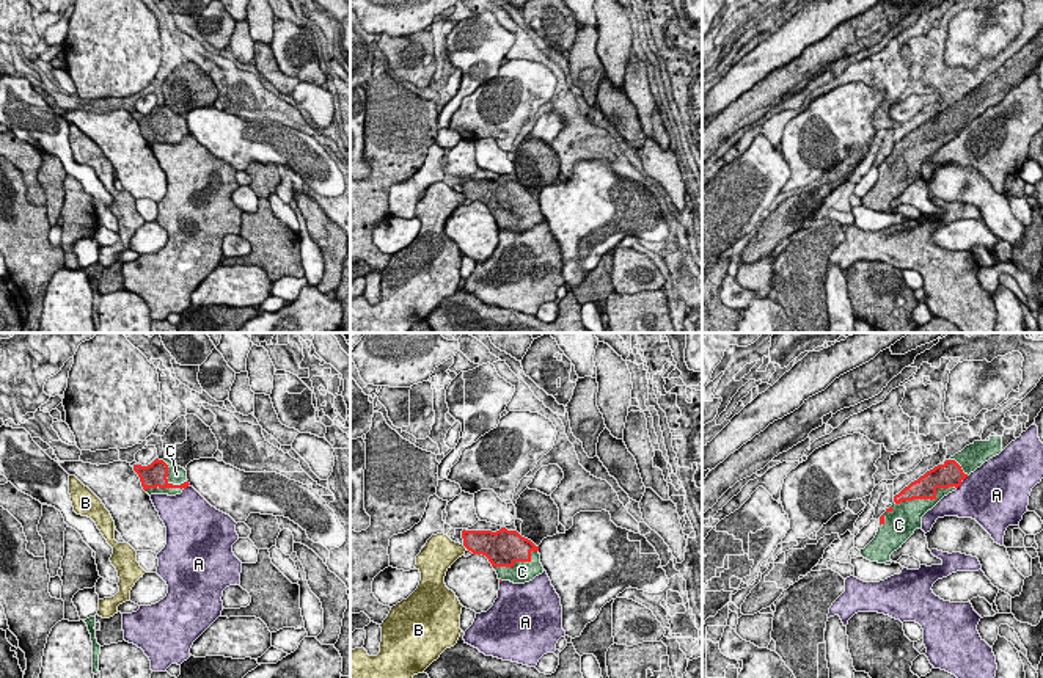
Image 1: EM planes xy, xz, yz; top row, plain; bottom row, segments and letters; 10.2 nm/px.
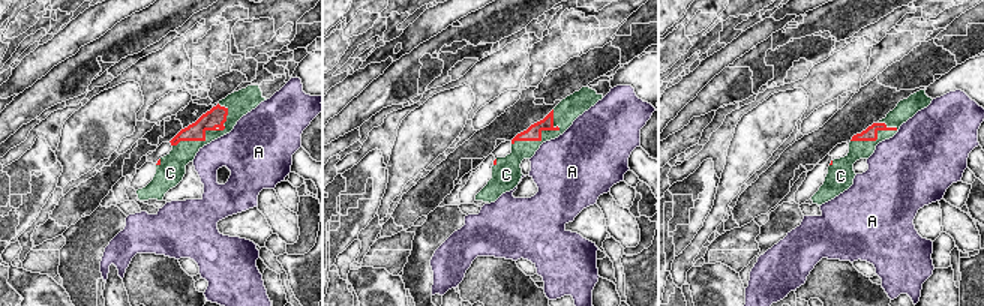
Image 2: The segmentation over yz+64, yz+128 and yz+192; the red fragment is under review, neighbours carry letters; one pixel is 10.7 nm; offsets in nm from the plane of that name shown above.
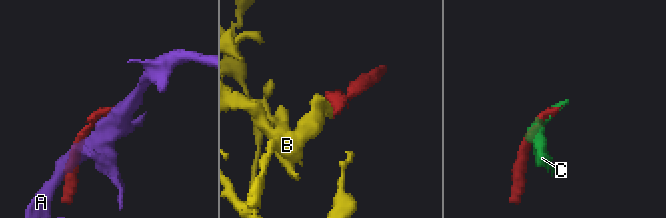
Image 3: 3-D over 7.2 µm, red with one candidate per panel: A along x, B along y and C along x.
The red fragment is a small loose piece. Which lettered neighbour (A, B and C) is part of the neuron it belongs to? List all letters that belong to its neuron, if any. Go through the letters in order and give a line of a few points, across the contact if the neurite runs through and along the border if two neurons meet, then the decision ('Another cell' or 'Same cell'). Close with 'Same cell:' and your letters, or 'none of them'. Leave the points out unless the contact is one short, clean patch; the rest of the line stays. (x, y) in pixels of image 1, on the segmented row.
A: Another cell
B: Line: xz (462, 545), (467, 548). Another cell
C: Same cell
Same cell: C

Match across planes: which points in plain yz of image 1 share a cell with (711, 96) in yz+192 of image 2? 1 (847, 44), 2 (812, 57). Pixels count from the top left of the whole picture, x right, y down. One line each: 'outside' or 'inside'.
1: inside
2: inside

